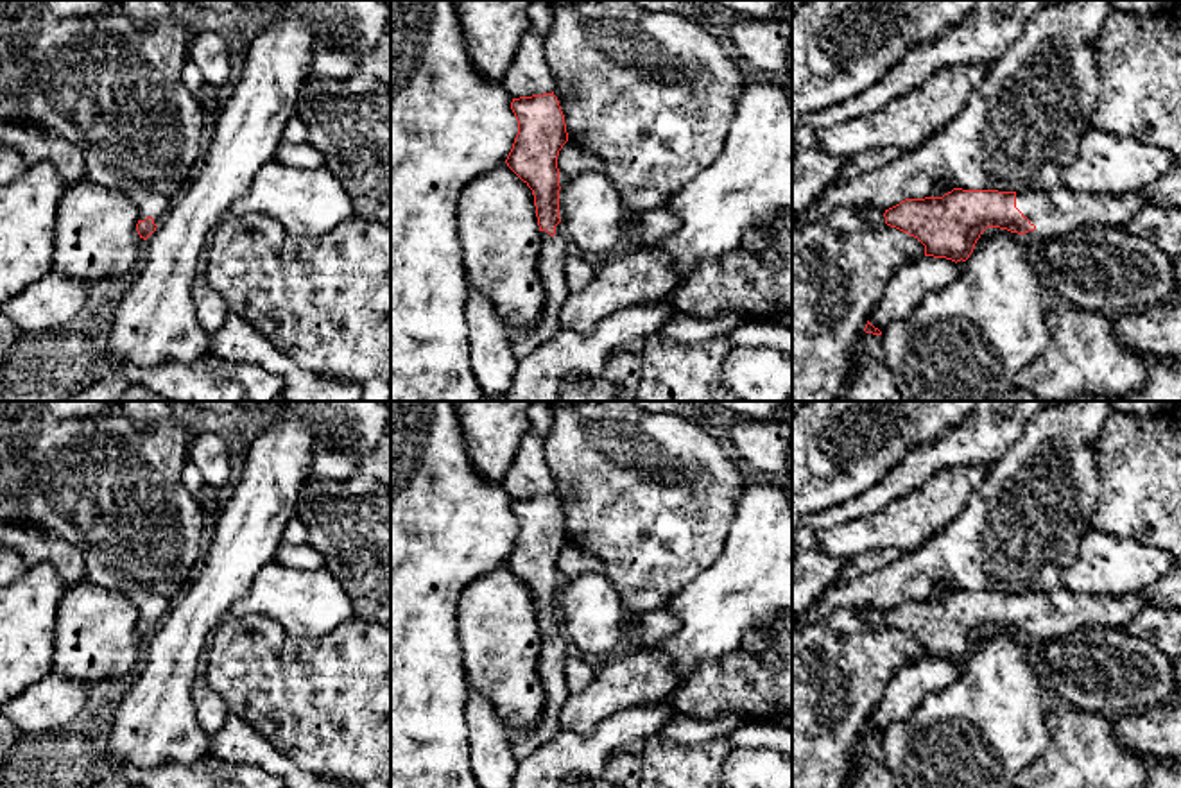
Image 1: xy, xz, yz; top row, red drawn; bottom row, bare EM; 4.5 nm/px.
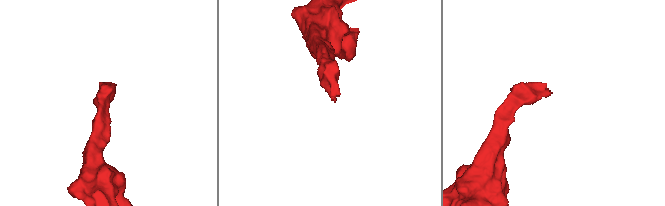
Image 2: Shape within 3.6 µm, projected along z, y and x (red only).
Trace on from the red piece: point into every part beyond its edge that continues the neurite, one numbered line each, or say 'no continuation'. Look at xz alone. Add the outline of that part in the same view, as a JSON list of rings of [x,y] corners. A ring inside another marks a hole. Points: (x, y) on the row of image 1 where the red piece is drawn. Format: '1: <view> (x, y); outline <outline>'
1: xz (552, 265); outline [[[563,222],[556,226],[554,236],[547,231],[539,231],[539,238],[538,274],[545,288],[545,308],[532,326],[513,331],[511,351],[518,362],[563,330],[559,313],[570,296],[570,256],[566,253],[568,238]]]

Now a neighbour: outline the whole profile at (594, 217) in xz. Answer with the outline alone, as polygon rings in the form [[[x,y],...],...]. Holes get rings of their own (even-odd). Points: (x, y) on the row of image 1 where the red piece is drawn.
[[[606,172],[572,177],[559,190],[559,218],[568,242],[582,251],[606,254],[622,238],[627,210]]]

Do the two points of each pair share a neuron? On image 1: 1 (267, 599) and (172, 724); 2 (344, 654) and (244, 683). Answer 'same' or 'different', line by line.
1: different
2: same

